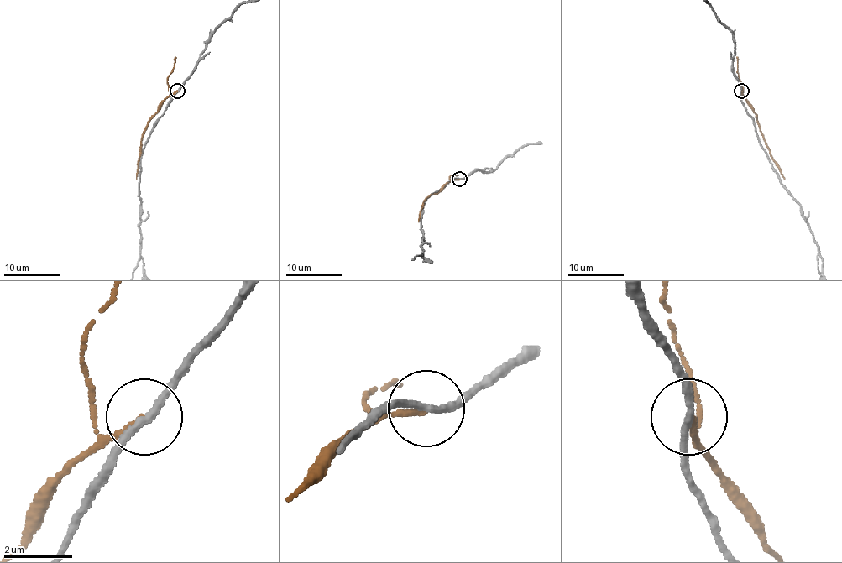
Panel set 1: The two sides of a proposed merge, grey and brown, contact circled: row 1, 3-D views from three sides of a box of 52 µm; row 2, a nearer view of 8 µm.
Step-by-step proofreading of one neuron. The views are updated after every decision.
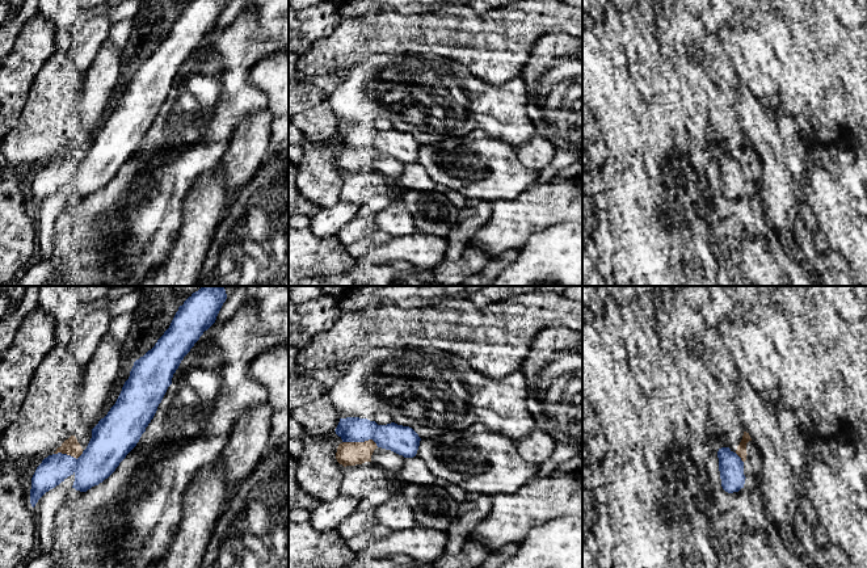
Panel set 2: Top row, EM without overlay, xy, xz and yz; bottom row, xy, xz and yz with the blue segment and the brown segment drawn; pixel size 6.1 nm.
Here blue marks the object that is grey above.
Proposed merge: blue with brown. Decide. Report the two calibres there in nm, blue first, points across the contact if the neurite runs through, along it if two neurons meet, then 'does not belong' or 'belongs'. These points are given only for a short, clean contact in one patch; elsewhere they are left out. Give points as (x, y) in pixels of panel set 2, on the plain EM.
calibres 180 and 140 nm; border xz (342, 147), (371, 146), (378, 152); does not belong

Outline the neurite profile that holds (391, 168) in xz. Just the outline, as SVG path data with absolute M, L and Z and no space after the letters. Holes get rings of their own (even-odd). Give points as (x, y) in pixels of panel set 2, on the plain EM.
M369 146L365 148L340 150L336 165L344 173L373 168L395 185L401 176L405 164L391 156L378 153L373 146Z

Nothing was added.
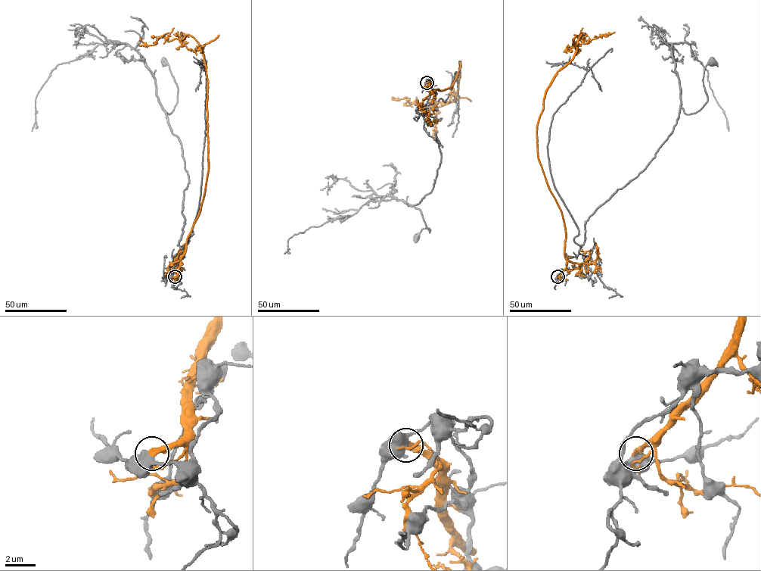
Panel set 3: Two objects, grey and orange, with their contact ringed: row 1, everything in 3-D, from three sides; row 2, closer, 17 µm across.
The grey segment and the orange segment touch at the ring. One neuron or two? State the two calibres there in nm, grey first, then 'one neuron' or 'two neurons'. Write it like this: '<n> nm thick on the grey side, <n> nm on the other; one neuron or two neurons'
500 nm thick on the grey side, 400 nm on the other; two neurons

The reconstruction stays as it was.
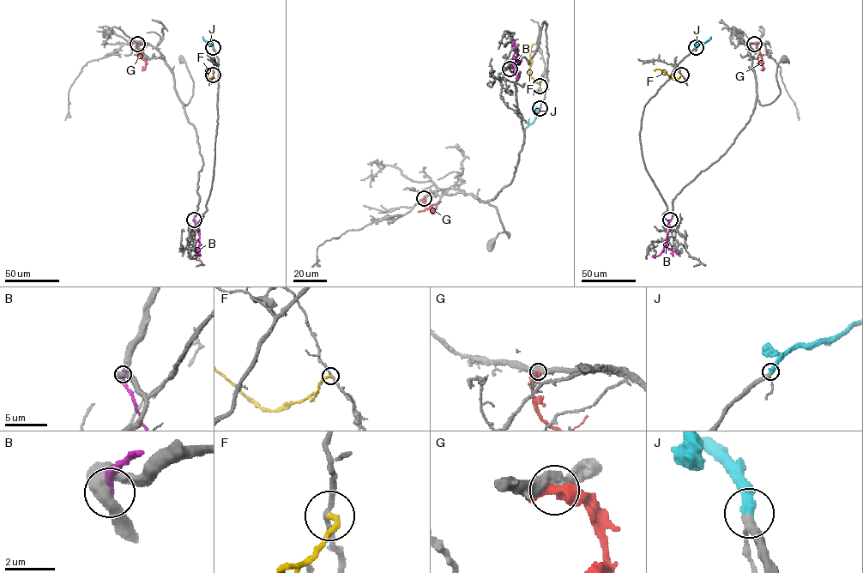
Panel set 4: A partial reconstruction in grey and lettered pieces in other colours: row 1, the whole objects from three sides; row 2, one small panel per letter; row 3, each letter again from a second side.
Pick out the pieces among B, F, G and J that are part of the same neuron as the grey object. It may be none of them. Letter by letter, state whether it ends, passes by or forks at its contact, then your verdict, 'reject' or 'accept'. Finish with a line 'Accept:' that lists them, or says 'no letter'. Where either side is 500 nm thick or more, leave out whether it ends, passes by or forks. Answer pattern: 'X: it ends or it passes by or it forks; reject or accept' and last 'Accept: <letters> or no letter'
B: it ends; reject
F: it ends; reject
G: reject
J: it ends; accept
Accept: J

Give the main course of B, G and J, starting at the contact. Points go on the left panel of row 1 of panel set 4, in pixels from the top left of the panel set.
B: (193, 220), (199, 237), (199, 254), (196, 256)
G: (137, 43), (137, 48), (142, 53), (140, 56), (146, 62), (142, 70)
J: (213, 47), (202, 37)

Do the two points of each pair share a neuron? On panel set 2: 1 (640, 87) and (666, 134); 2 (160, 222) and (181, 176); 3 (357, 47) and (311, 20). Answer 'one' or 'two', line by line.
1: one
2: one
3: two

